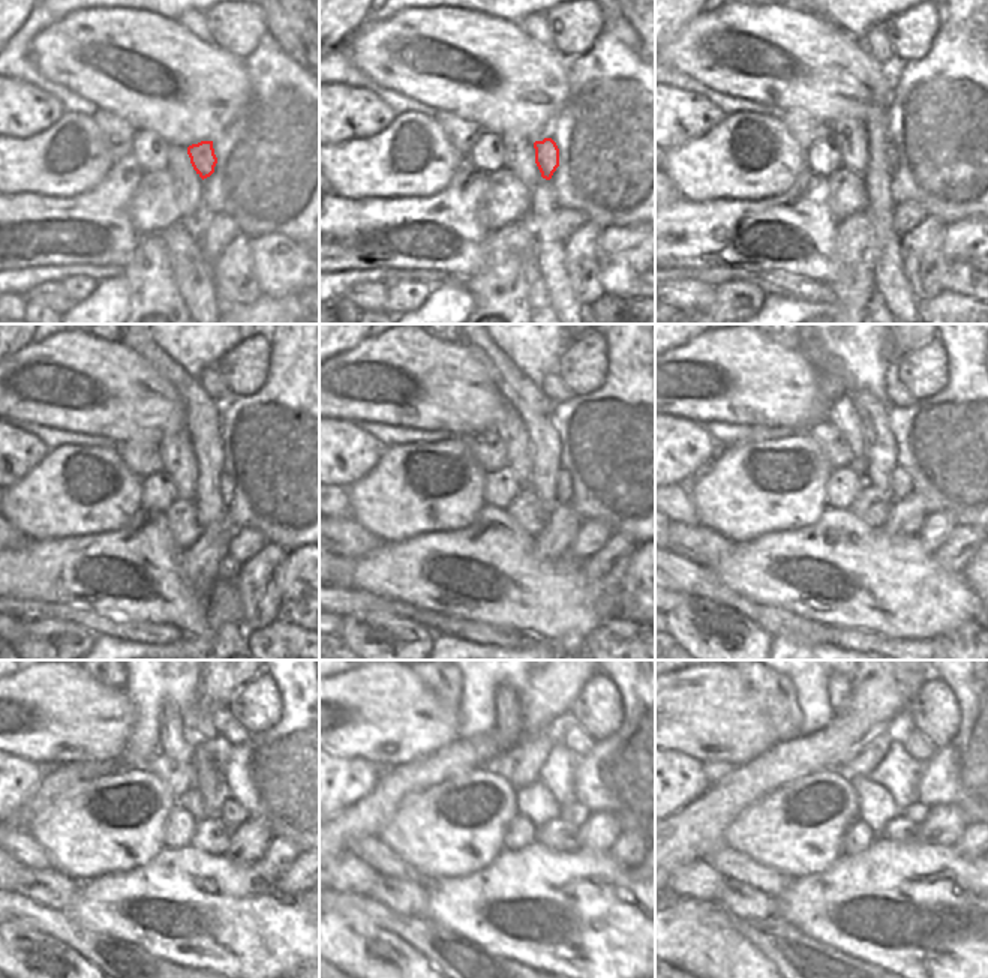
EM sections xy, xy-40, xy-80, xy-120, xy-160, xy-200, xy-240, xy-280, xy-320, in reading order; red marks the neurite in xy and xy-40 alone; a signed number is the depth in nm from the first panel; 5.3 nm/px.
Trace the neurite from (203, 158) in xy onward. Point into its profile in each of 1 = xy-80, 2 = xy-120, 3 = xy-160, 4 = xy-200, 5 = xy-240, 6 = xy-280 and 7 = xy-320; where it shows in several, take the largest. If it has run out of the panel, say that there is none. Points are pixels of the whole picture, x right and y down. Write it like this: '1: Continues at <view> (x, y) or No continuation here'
1: Continues at xy-80 (891, 150)
2: Continues at xy-120 (227, 485)
3: Continues at xy-160 (564, 489)
4: Continues at xy-200 (901, 483)
5: Continues at xy-240 (233, 813)
6: Continues at xy-280 (574, 813)
7: Continues at xy-320 (916, 812).

